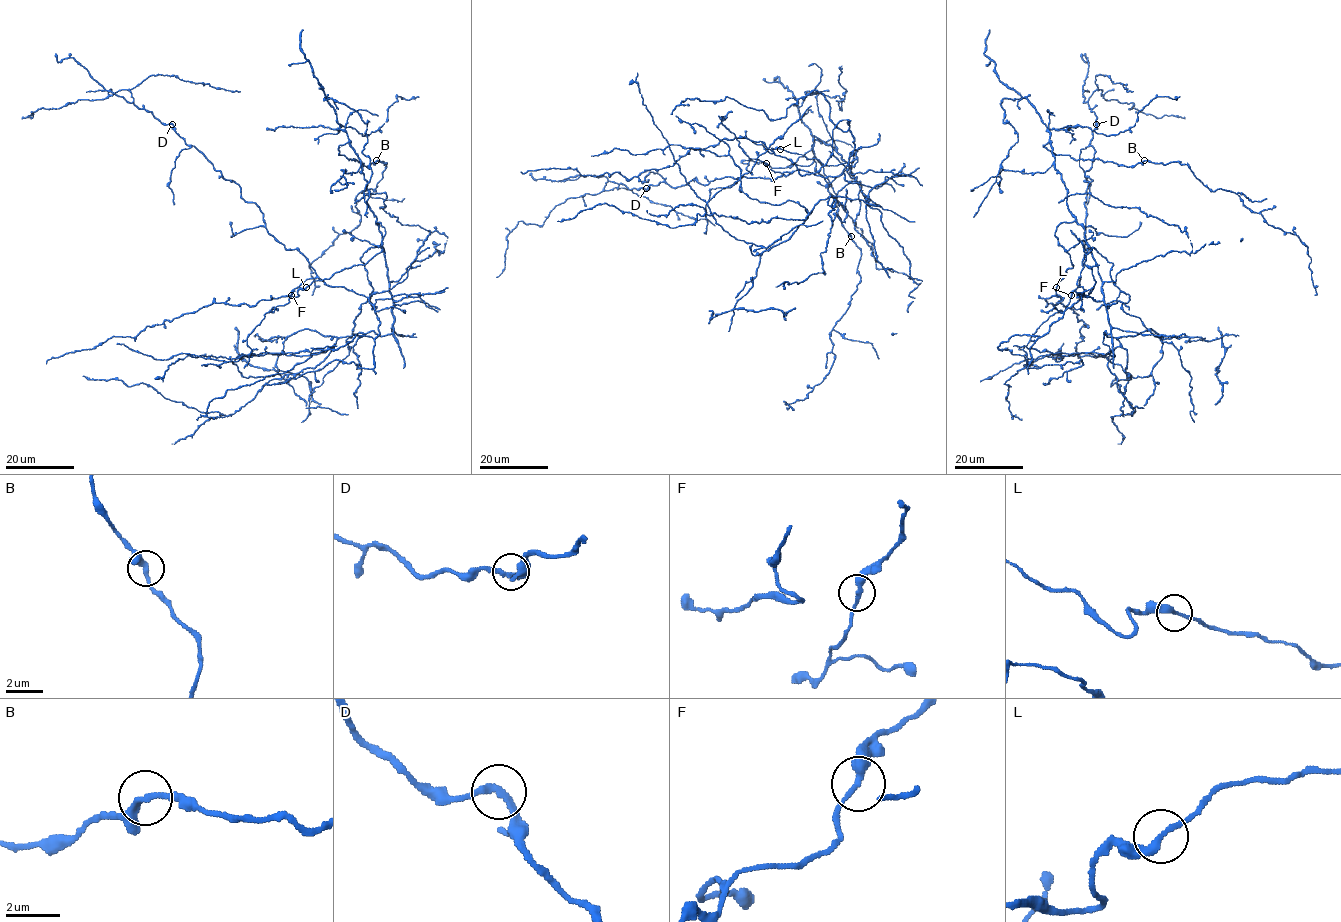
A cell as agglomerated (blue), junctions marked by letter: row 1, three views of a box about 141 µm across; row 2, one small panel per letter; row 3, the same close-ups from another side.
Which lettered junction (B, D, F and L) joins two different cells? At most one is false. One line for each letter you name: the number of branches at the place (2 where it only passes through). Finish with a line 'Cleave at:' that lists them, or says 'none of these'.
Cleave at: none of these

